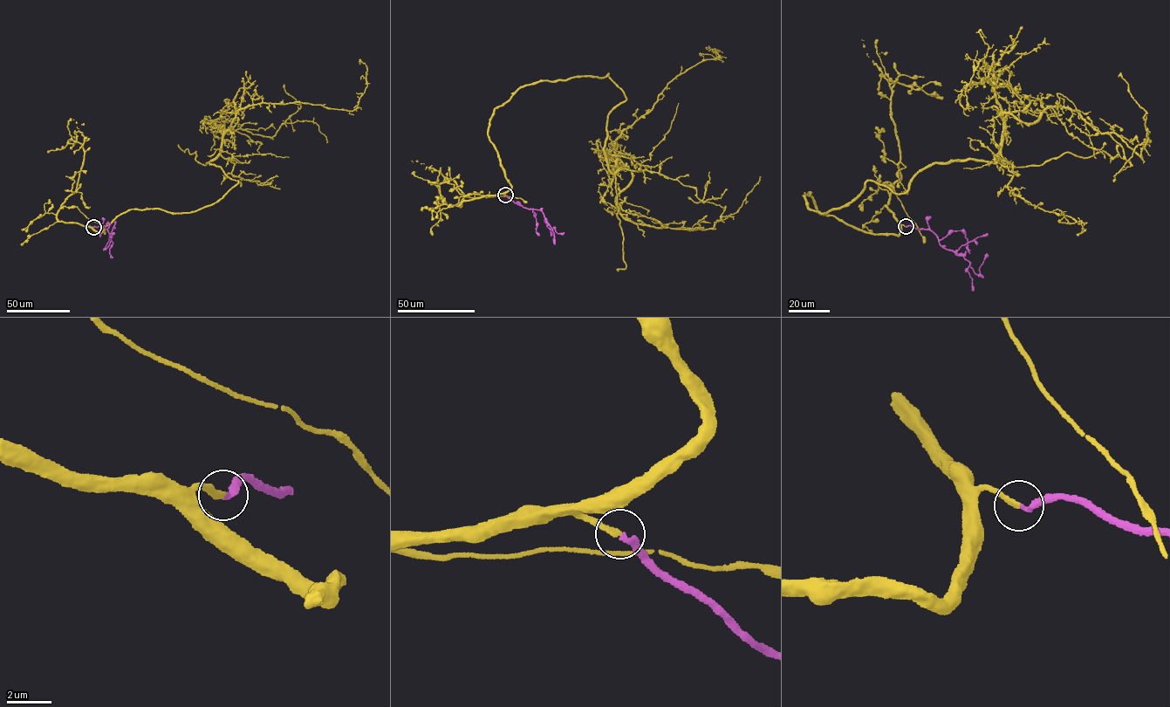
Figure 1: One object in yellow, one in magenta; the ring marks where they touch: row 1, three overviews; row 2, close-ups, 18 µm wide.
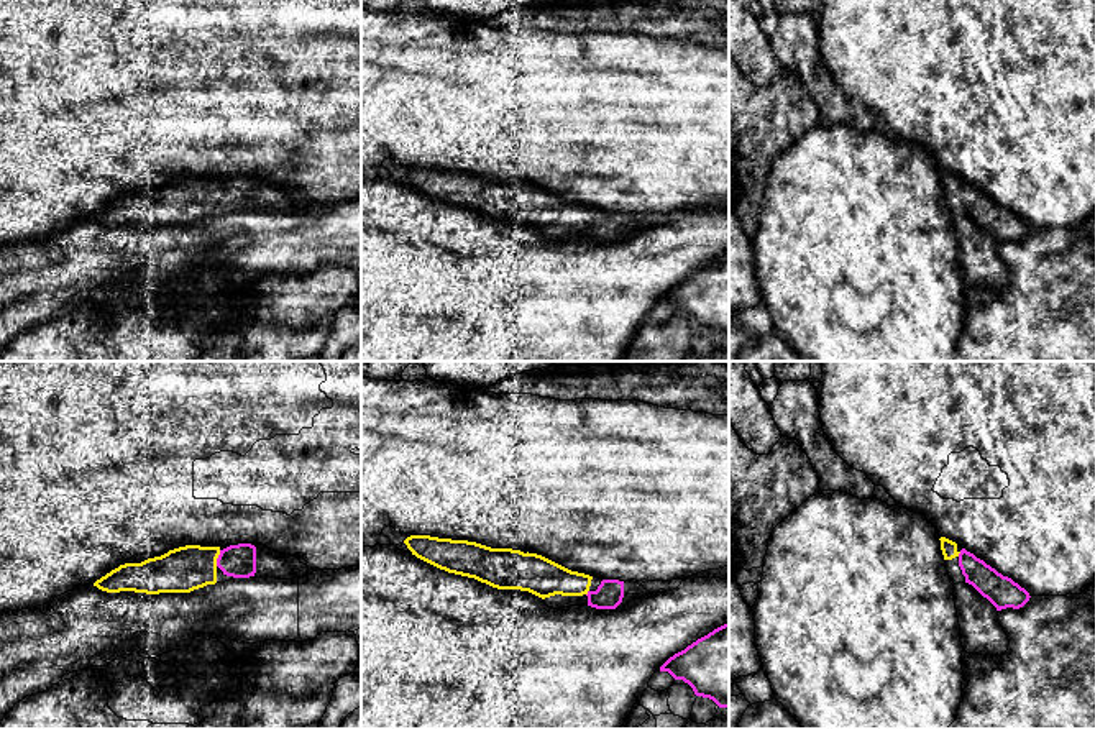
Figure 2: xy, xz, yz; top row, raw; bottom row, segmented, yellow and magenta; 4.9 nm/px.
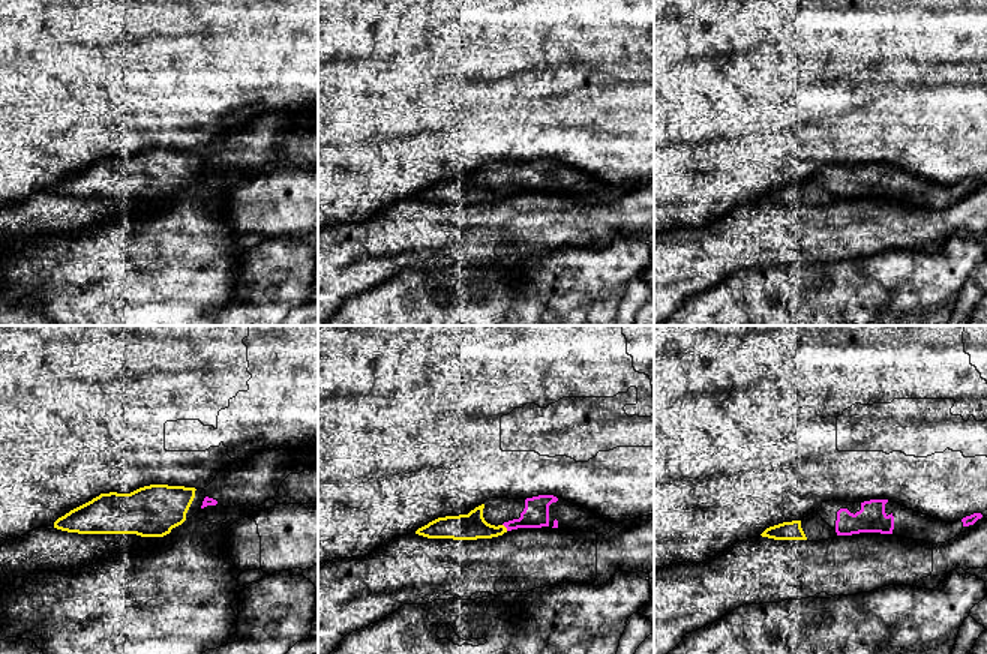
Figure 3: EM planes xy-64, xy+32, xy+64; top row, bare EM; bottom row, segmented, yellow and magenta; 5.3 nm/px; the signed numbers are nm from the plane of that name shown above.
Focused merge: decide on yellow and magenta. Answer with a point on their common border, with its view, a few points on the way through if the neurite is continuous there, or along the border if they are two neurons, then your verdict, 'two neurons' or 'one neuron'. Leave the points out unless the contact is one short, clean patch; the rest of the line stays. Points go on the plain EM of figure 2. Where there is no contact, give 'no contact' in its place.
xy (217, 189) | across xy (186, 201), (217, 189), (238, 192) | one neuron

